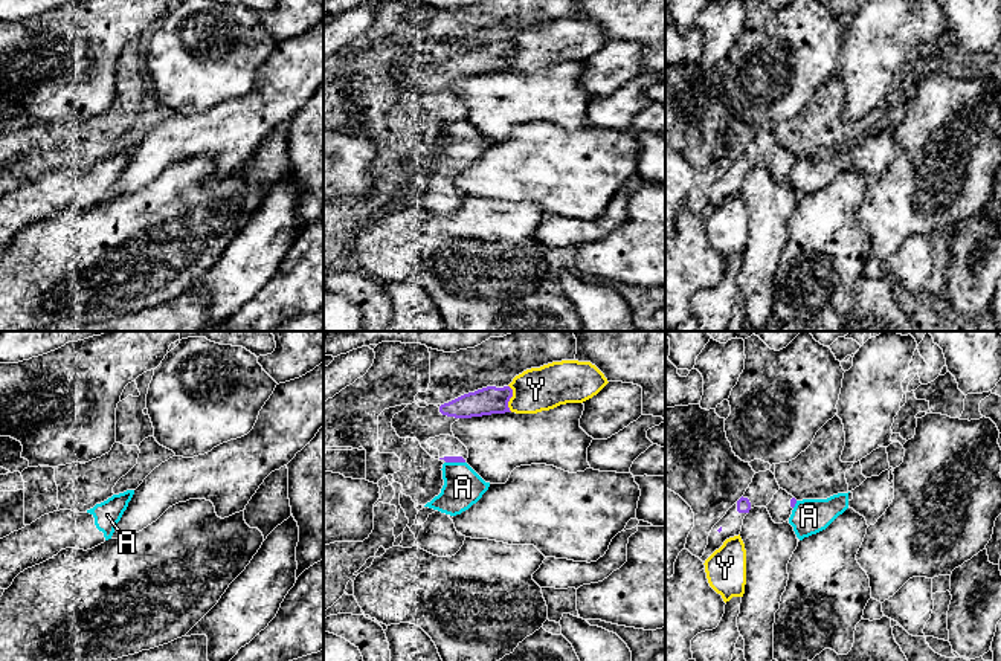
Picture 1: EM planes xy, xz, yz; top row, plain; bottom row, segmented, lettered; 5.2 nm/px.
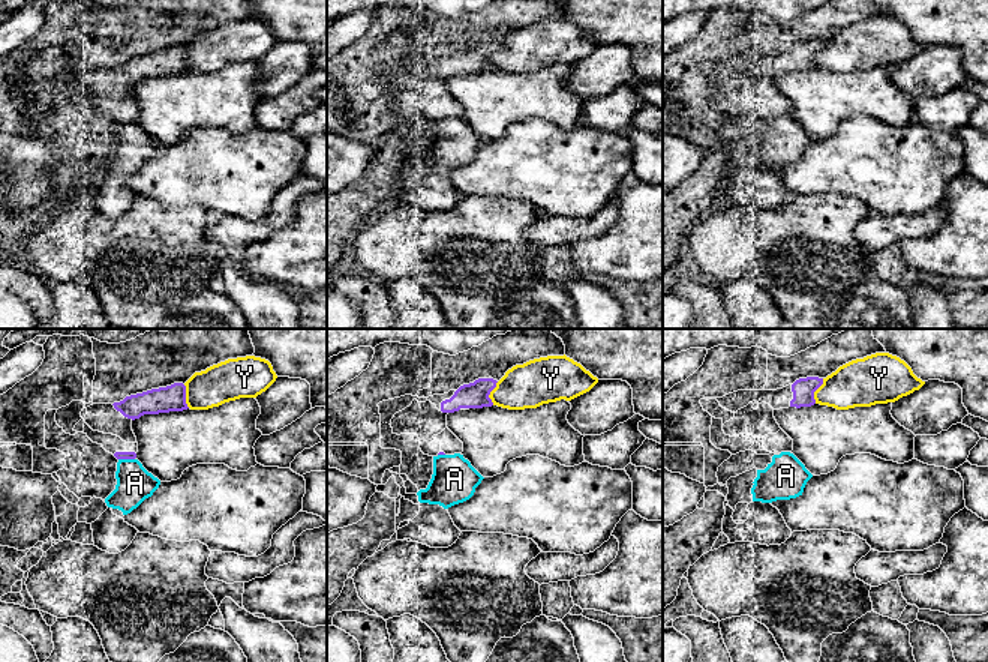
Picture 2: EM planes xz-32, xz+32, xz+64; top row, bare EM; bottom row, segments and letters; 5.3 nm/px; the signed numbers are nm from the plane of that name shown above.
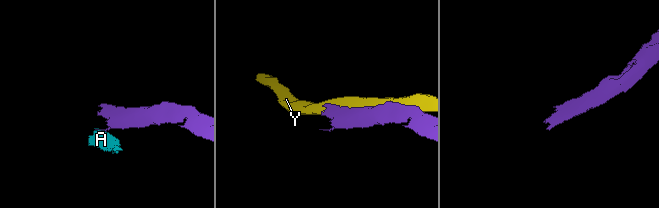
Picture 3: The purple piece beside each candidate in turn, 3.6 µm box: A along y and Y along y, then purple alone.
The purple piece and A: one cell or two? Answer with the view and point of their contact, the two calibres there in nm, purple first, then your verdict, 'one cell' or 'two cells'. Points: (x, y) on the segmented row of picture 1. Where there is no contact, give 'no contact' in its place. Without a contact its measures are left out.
xz (455, 461) | 30/200 nm | two cells

